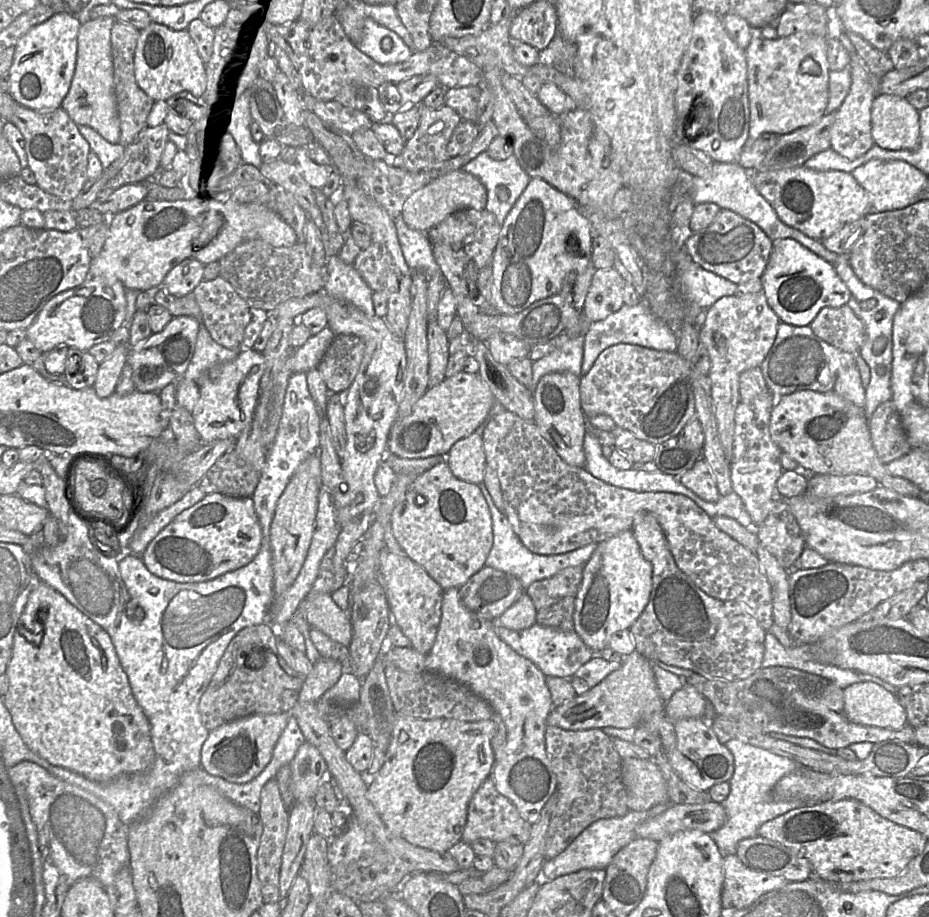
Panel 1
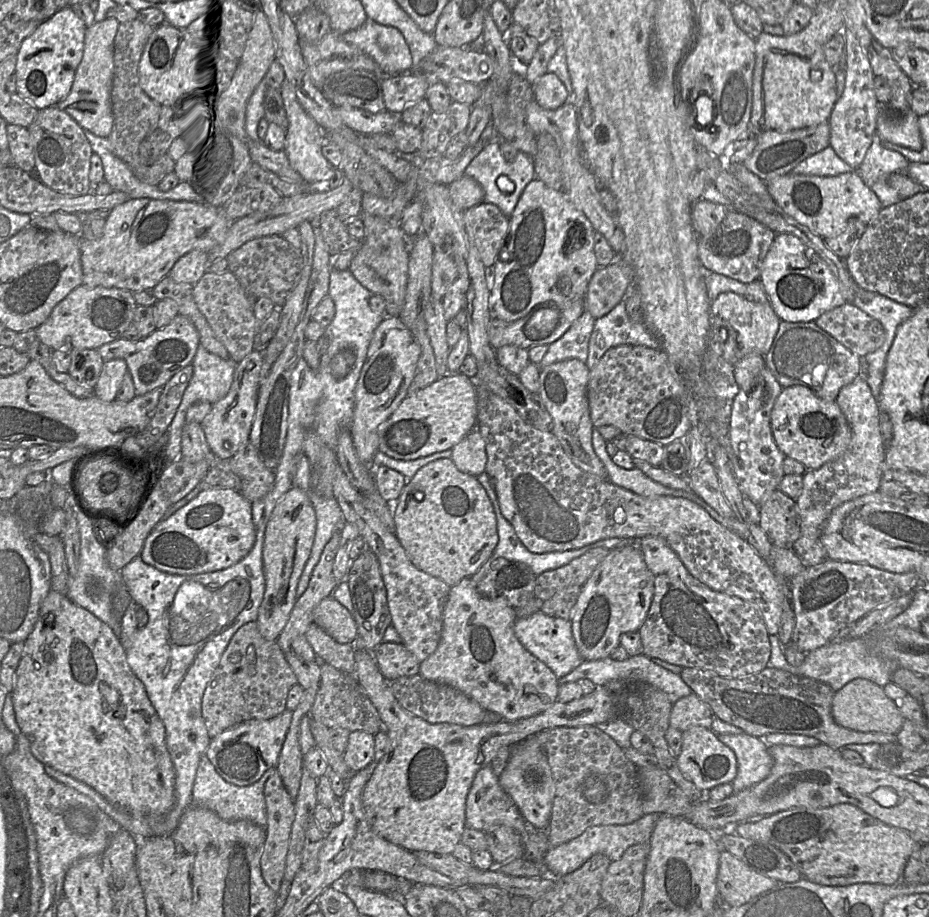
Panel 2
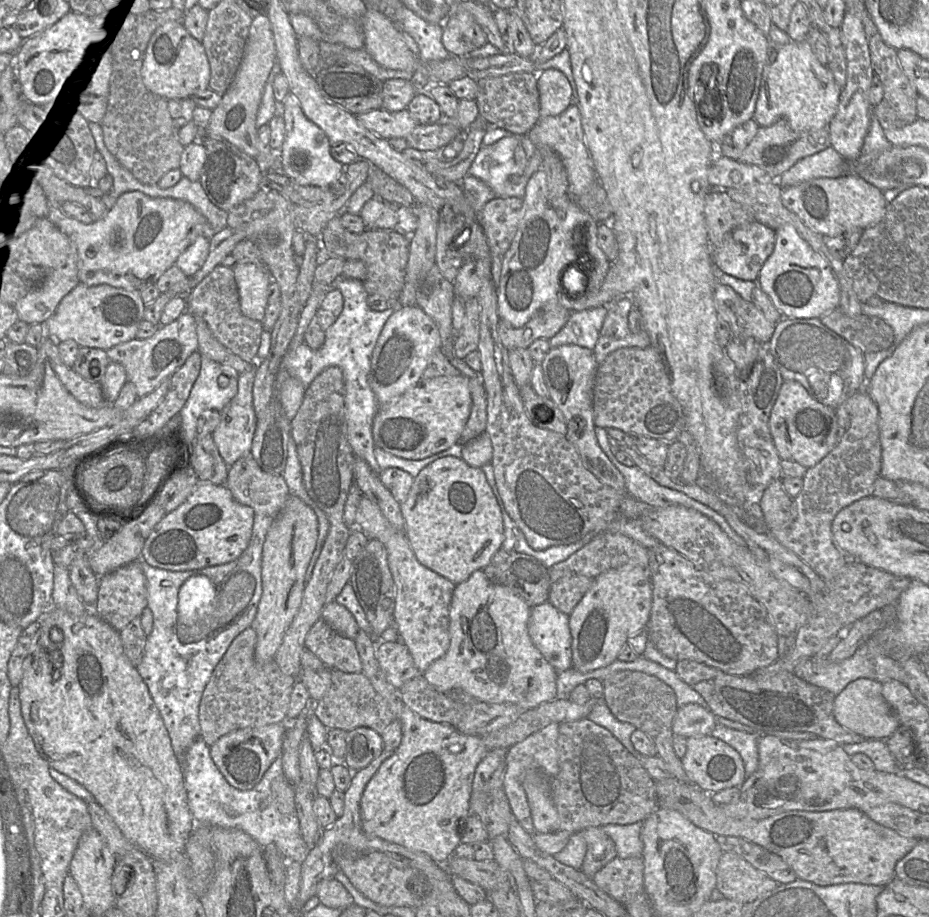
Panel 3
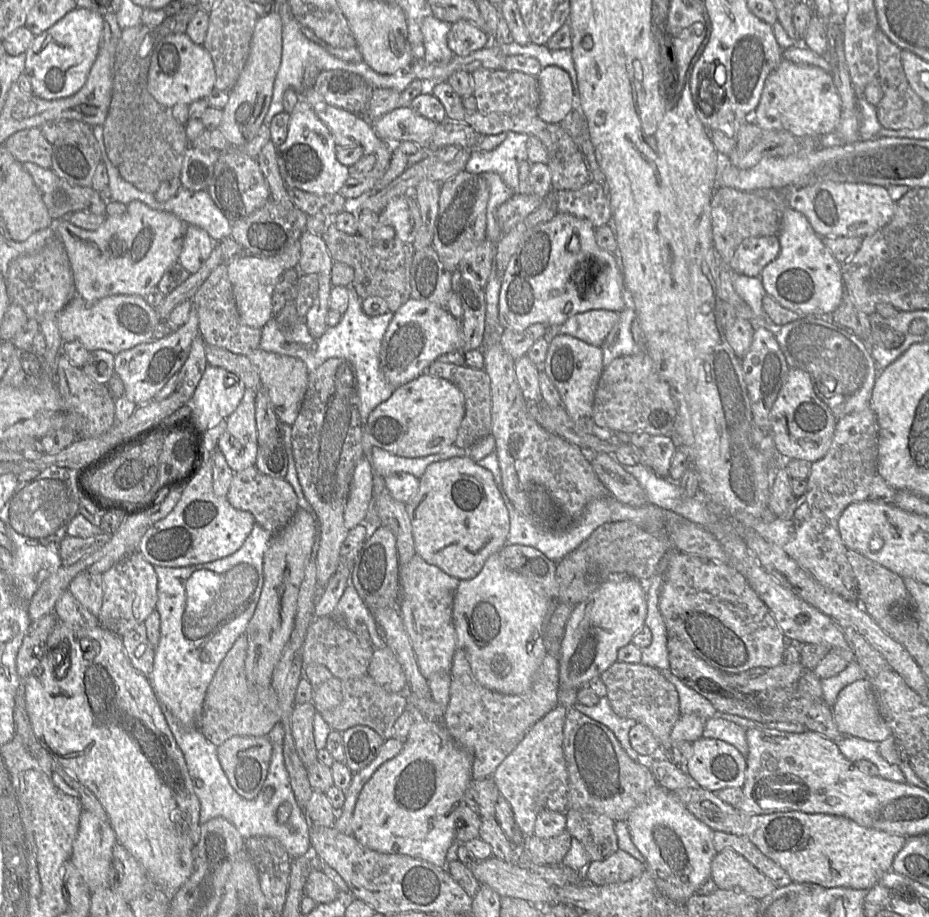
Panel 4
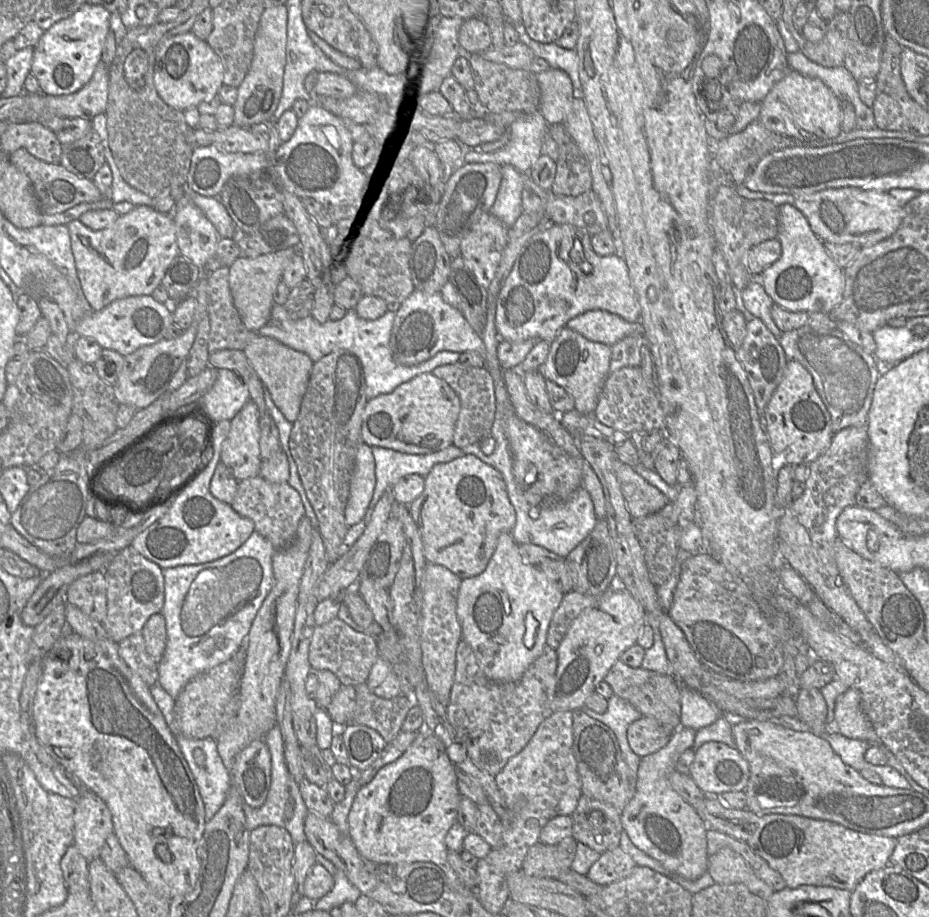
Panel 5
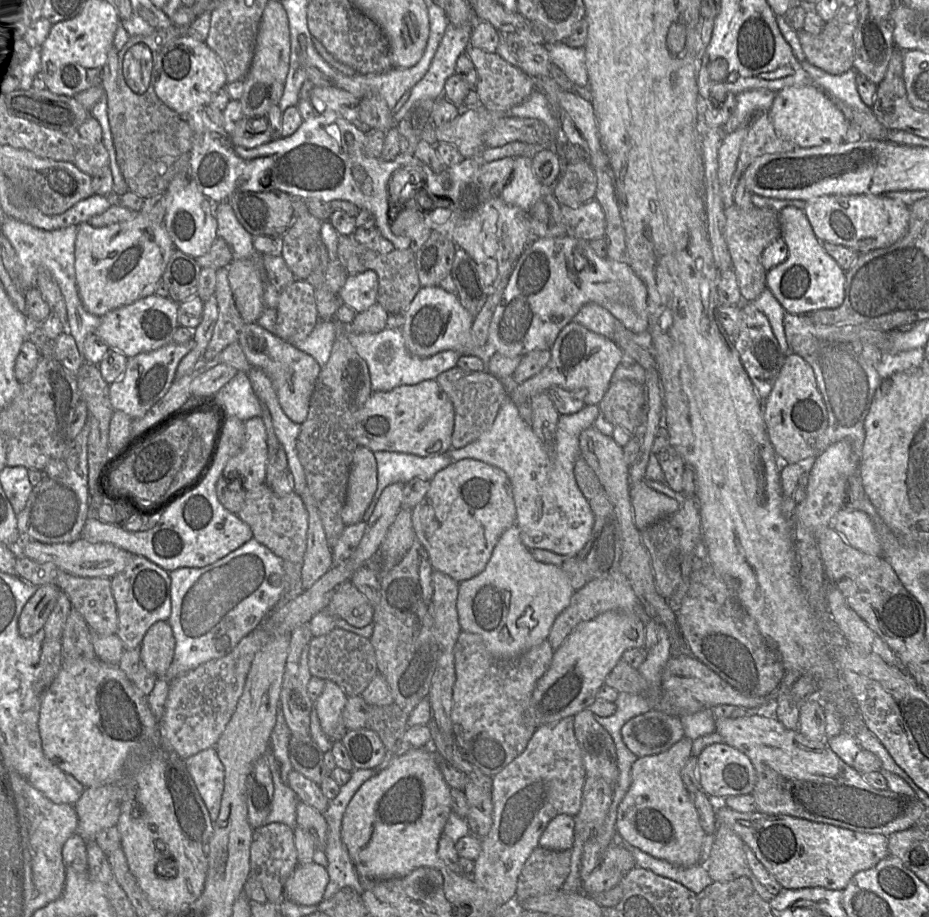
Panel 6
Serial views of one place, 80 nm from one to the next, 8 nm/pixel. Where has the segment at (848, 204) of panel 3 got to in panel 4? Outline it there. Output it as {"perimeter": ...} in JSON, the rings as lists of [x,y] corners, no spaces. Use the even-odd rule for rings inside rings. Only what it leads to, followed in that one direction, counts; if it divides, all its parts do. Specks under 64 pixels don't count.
{"perimeter":[[[825,181],[787,191],[787,204],[802,213],[820,237],[865,238],[888,224],[894,214],[895,202],[887,189],[873,184]]]}

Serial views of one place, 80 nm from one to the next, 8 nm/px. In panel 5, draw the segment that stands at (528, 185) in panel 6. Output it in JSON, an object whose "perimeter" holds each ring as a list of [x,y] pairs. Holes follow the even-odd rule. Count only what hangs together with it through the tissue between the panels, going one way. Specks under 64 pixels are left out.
{"perimeter":[[[511,165],[502,166],[501,173],[501,184],[491,213],[510,228],[524,213],[522,189],[526,174],[519,172]]]}

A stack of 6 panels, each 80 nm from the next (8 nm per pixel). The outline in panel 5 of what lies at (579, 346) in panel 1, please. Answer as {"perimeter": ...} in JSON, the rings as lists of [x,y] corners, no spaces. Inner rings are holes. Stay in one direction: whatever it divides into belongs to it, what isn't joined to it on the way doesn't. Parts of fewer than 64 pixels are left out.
{"perimeter":[[[605,310],[584,312],[566,324],[586,339],[609,346],[631,335],[643,335],[641,322],[627,322],[620,316]]]}

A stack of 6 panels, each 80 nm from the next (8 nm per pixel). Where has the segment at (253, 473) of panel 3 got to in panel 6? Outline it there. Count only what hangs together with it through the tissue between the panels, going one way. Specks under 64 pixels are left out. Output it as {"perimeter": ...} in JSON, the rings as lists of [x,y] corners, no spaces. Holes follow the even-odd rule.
{"perimeter":[[[261,484],[245,492],[243,506],[237,515],[249,525],[255,540],[281,559],[302,564],[307,545],[308,513],[296,492],[279,496],[268,484]]]}

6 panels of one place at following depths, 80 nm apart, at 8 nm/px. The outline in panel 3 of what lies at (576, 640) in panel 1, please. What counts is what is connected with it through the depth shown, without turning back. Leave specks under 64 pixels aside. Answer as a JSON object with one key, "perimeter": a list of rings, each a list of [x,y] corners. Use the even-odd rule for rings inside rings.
{"perimeter":[[[549,601],[531,609],[528,633],[534,646],[558,673],[572,667],[569,617]]]}

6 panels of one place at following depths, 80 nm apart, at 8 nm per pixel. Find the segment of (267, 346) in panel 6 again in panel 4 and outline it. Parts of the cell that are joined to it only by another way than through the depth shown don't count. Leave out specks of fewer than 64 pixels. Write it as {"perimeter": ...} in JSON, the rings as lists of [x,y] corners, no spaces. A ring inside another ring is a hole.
{"perimeter":[[[260,347],[247,357],[258,372],[261,385],[269,395],[279,422],[292,425],[298,416],[308,386],[309,372],[305,363],[295,357],[266,352]]]}

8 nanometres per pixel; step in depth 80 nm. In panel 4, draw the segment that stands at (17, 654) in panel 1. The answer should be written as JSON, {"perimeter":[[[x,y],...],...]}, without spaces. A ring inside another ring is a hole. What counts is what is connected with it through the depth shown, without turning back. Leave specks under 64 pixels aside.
{"perimeter":[[[58,621],[48,636],[46,650],[36,668],[23,679],[25,686],[25,704],[33,732],[42,747],[85,785],[102,804],[117,842],[123,845],[143,866],[153,883],[169,892],[175,893],[189,878],[193,868],[193,849],[200,834],[200,801],[194,792],[193,782],[173,733],[164,716],[149,679],[138,672],[130,663],[122,644],[121,637],[98,625],[93,628],[72,626]]]}

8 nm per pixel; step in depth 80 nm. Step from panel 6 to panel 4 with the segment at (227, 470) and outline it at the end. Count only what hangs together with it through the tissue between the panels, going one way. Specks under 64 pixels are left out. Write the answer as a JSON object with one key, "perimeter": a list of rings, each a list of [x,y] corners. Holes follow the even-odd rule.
{"perimeter":[[[246,388],[237,408],[226,418],[226,428],[217,447],[230,469],[240,472],[255,466],[258,451],[255,417],[256,391]]]}

